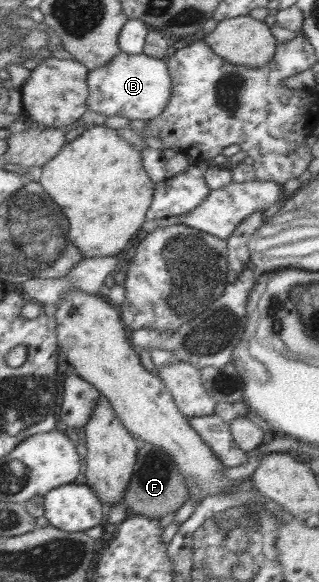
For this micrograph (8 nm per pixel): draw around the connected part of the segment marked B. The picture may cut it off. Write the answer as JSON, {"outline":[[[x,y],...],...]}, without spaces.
{"outline":[[[120,53],[104,66],[94,67],[87,73],[90,96],[86,106],[104,116],[123,116],[131,120],[157,117],[171,97],[172,81],[165,60],[146,54]]]}

